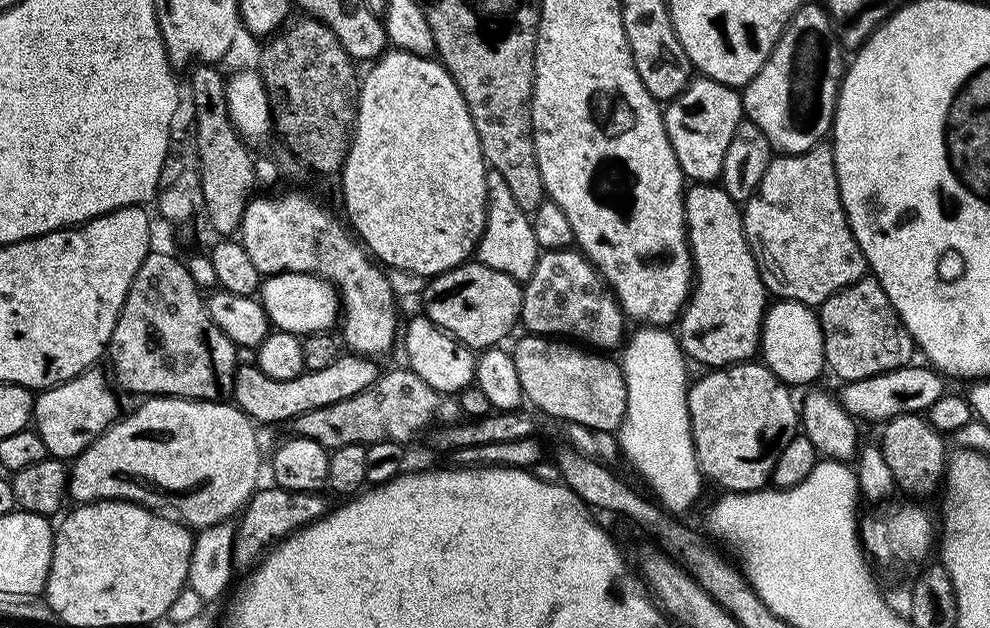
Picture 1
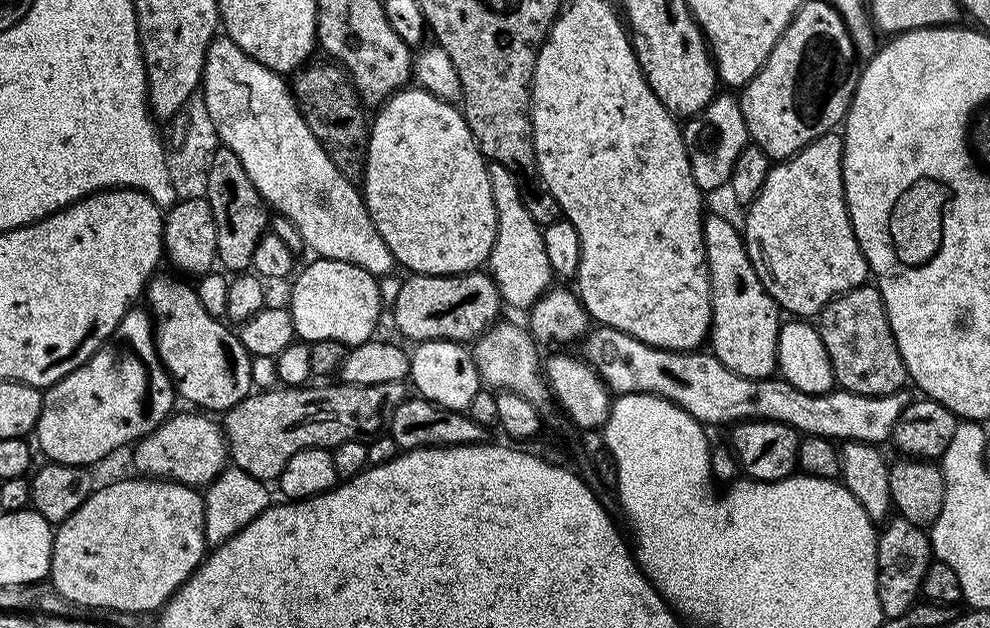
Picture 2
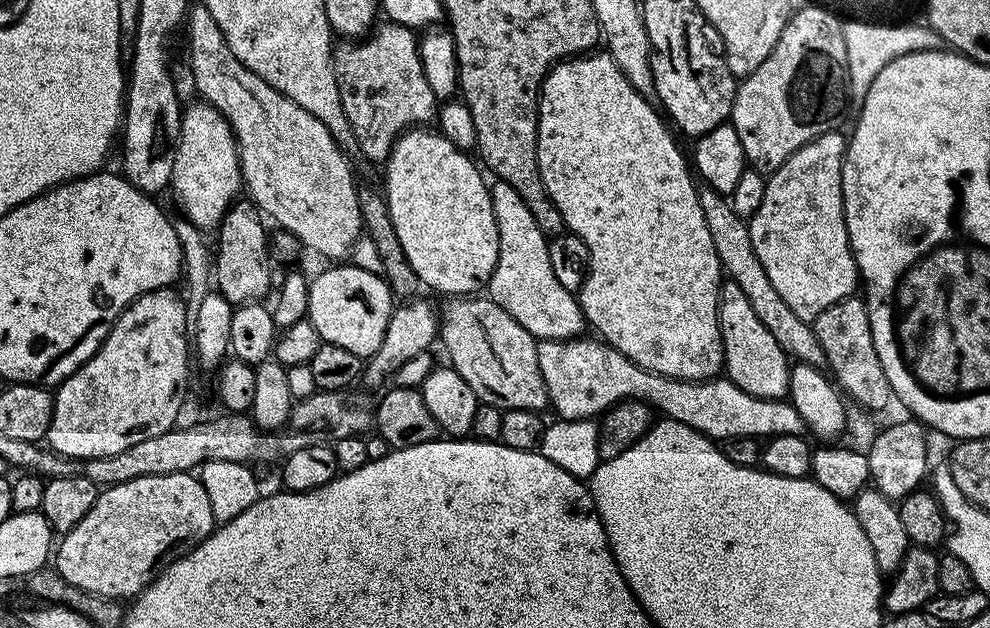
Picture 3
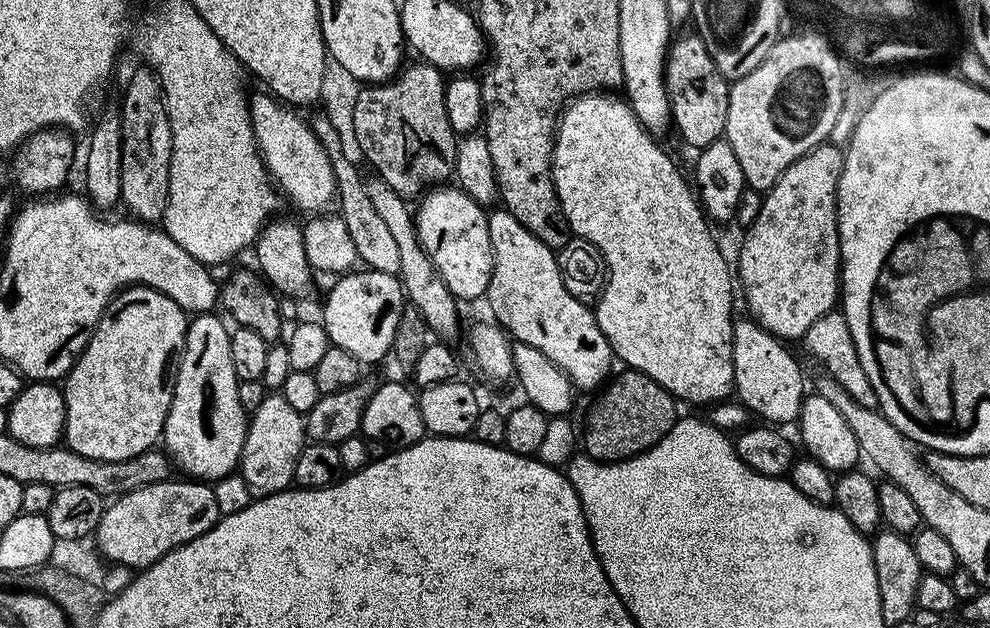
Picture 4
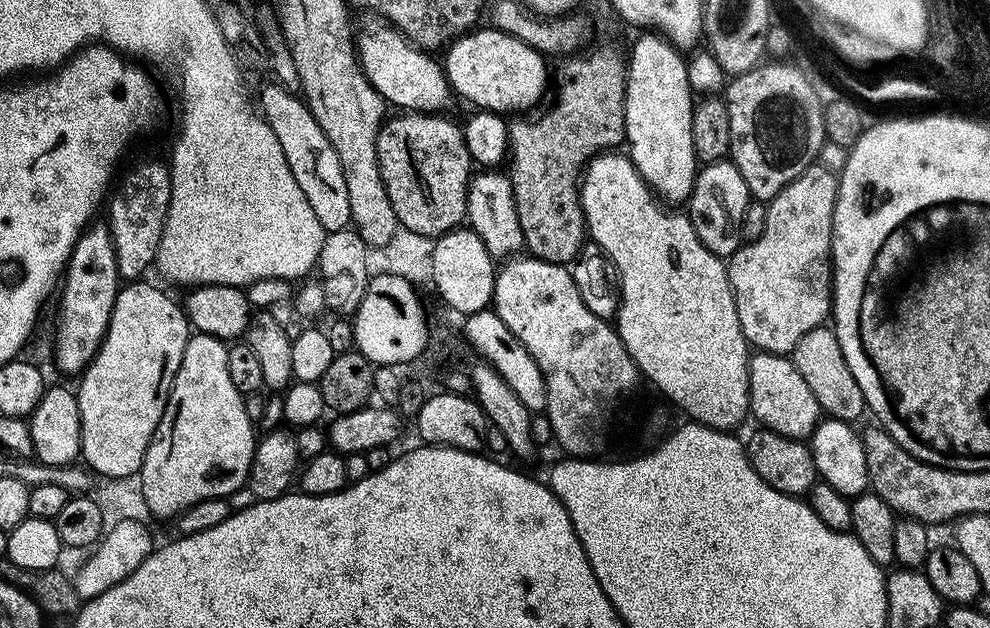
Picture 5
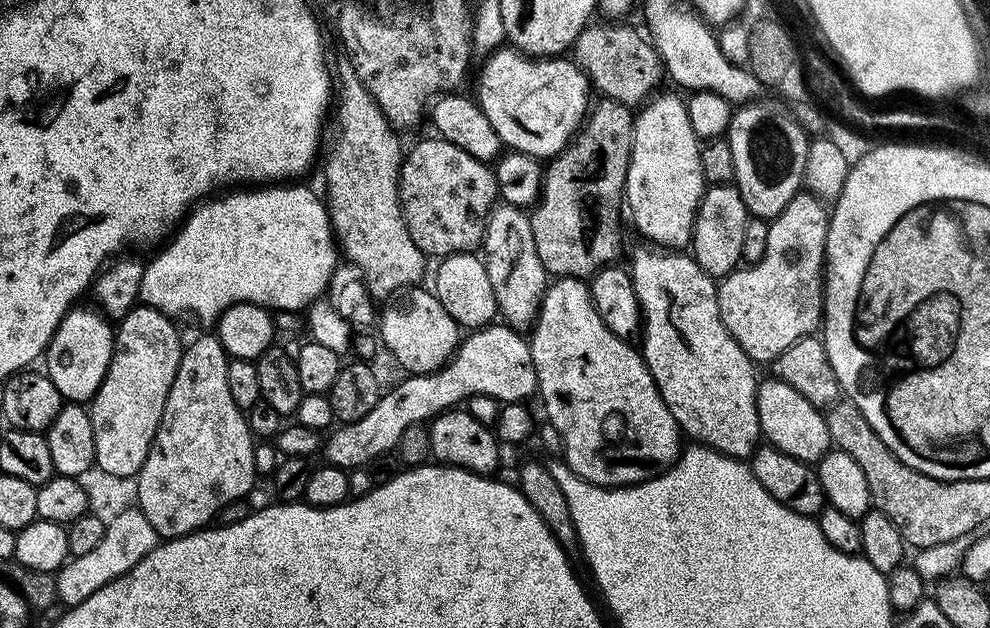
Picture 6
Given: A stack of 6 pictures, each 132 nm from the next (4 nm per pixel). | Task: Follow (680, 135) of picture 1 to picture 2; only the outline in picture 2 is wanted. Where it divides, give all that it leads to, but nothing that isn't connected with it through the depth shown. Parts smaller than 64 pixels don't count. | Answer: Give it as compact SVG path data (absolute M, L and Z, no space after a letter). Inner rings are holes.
M718 94L697 116L691 117L683 125L682 131L684 145L688 151L690 170L694 174L694 182L699 188L703 184L712 184L717 190L723 189L734 170L734 162L738 162L738 154L742 154L742 150L747 148L750 143L746 118L742 118L739 99L735 95L724 96L724 94Z

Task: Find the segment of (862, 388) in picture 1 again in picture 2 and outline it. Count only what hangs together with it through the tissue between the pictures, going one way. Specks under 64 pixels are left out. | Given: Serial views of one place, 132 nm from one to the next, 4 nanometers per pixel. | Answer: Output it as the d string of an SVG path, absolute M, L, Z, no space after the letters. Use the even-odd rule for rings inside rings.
M596 326L589 331L582 341L583 359L592 365L593 370L603 380L612 394L625 396L635 392L649 392L651 396L660 396L674 406L686 410L690 418L699 424L728 424L735 426L746 420L773 420L779 424L788 424L798 434L804 436L821 436L833 442L857 440L877 446L883 445L891 437L894 426L902 414L906 403L903 391L891 392L885 396L867 396L843 390L833 390L822 394L806 394L806 390L798 390L798 386L790 386L782 378L767 380L751 380L742 378L742 374L734 374L718 358L708 350L694 352L671 352L665 348L655 348L646 342L638 342L638 338L630 338L630 334L622 334L622 330L614 330Z

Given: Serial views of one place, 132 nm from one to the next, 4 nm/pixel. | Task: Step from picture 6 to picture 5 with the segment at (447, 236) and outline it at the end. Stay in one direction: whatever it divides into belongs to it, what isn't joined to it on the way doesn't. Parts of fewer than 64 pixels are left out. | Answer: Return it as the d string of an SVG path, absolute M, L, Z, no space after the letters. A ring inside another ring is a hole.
M408 112L385 119L380 127L376 149L382 182L394 206L396 223L415 234L439 238L465 223L468 215L468 183L474 175L474 161L464 141L464 129L459 123L447 120L447 115L430 112Z

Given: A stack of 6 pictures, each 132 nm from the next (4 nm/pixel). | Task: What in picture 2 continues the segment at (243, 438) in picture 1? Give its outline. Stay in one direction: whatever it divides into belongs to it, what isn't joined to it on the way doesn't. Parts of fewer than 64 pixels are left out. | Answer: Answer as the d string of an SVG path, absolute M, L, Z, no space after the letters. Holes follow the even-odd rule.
M188 410L192 412L184 412L173 414L164 421L162 426L154 429L150 435L144 437L135 445L136 451L136 468L141 477L155 478L158 480L172 480L176 484L189 484L191 488L199 489L201 486L207 486L213 480L219 478L220 473L226 468L230 457L228 455L228 442L222 431L221 425L216 424L211 415L201 414L196 410Z

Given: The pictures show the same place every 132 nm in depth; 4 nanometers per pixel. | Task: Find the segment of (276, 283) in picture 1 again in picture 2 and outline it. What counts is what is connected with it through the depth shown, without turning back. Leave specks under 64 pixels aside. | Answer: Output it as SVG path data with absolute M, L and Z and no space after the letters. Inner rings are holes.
M316 258L292 284L290 311L297 337L304 342L337 340L345 346L373 339L382 303L377 277L350 262Z

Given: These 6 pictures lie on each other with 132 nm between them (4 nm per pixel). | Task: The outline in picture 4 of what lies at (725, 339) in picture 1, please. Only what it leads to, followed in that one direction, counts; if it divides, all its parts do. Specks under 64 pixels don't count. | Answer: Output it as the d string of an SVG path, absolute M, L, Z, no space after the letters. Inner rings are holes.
M751 318L737 319L732 326L734 354L734 396L749 413L761 416L761 421L785 426L797 419L804 405L806 389L800 364L792 357L787 343L779 336L771 336L761 324Z

